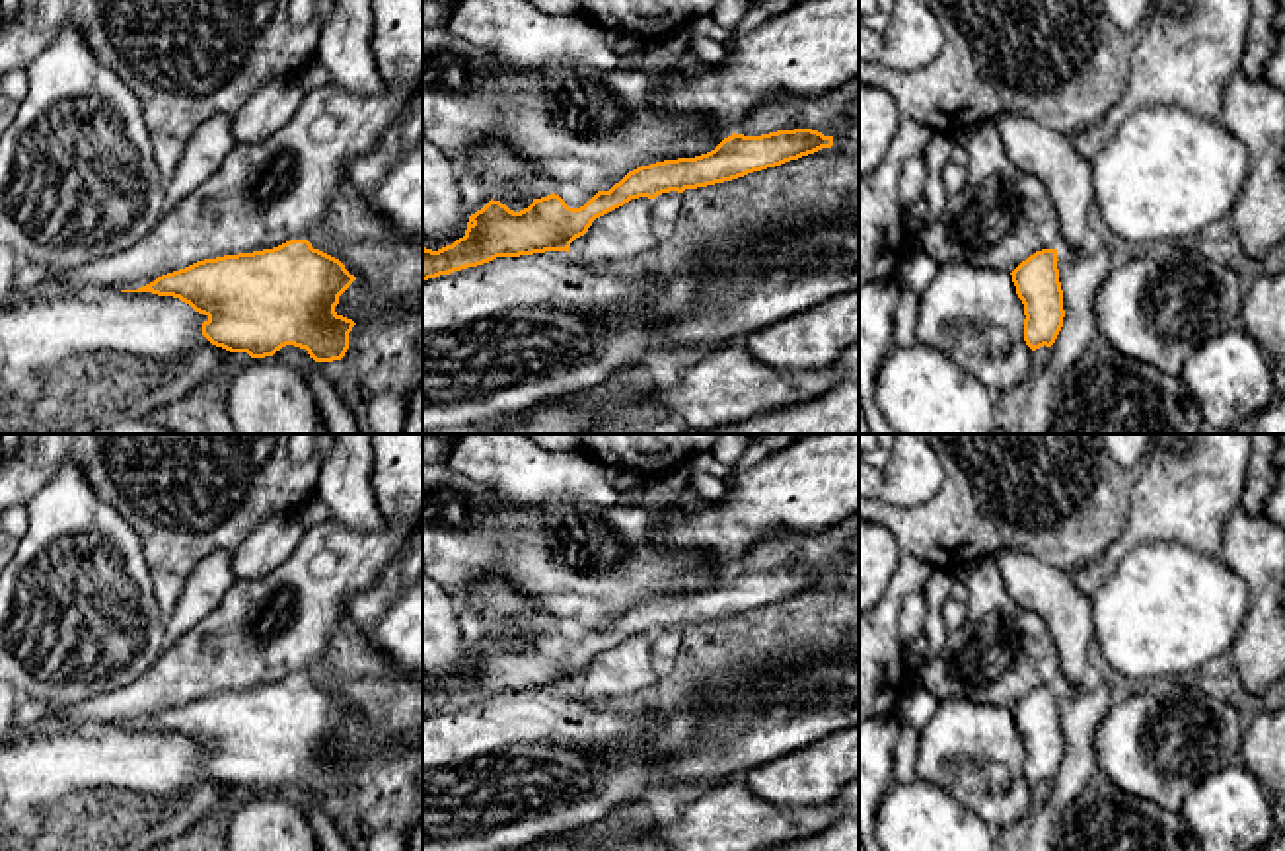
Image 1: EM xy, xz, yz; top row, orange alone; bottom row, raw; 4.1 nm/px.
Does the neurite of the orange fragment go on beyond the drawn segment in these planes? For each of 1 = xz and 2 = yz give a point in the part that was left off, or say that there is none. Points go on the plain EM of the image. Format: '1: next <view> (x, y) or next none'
1: next none
2: next none

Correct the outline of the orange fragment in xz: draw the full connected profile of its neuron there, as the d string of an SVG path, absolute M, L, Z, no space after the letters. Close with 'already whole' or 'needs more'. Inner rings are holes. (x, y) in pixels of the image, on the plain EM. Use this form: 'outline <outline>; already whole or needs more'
outline M812 565L777 567L761 573L732 571L715 586L664 596L629 608L609 627L598 627L584 643L570 645L551 629L514 648L500 637L489 637L469 652L465 672L438 687L422 684L422 719L496 693L520 693L567 687L592 658L631 635L656 635L662 629L732 617L753 608L831 584L833 573Z; already whole

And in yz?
outline M1042 685L1010 709L1024 740L1024 777L1032 787L1051 783L1063 763L1065 746L1057 697L1057 685Z; already whole

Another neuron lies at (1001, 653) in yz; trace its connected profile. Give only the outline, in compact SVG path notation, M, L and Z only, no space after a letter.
M993 559L958 571L970 592L966 621L946 635L942 652L919 660L909 672L921 678L938 703L964 697L1012 709L1042 685L1061 678L1059 650L1046 621L1020 608L1001 582Z

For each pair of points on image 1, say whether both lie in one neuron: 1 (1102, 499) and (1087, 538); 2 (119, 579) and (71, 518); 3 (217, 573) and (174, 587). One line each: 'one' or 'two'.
1: one
2: one
3: two

